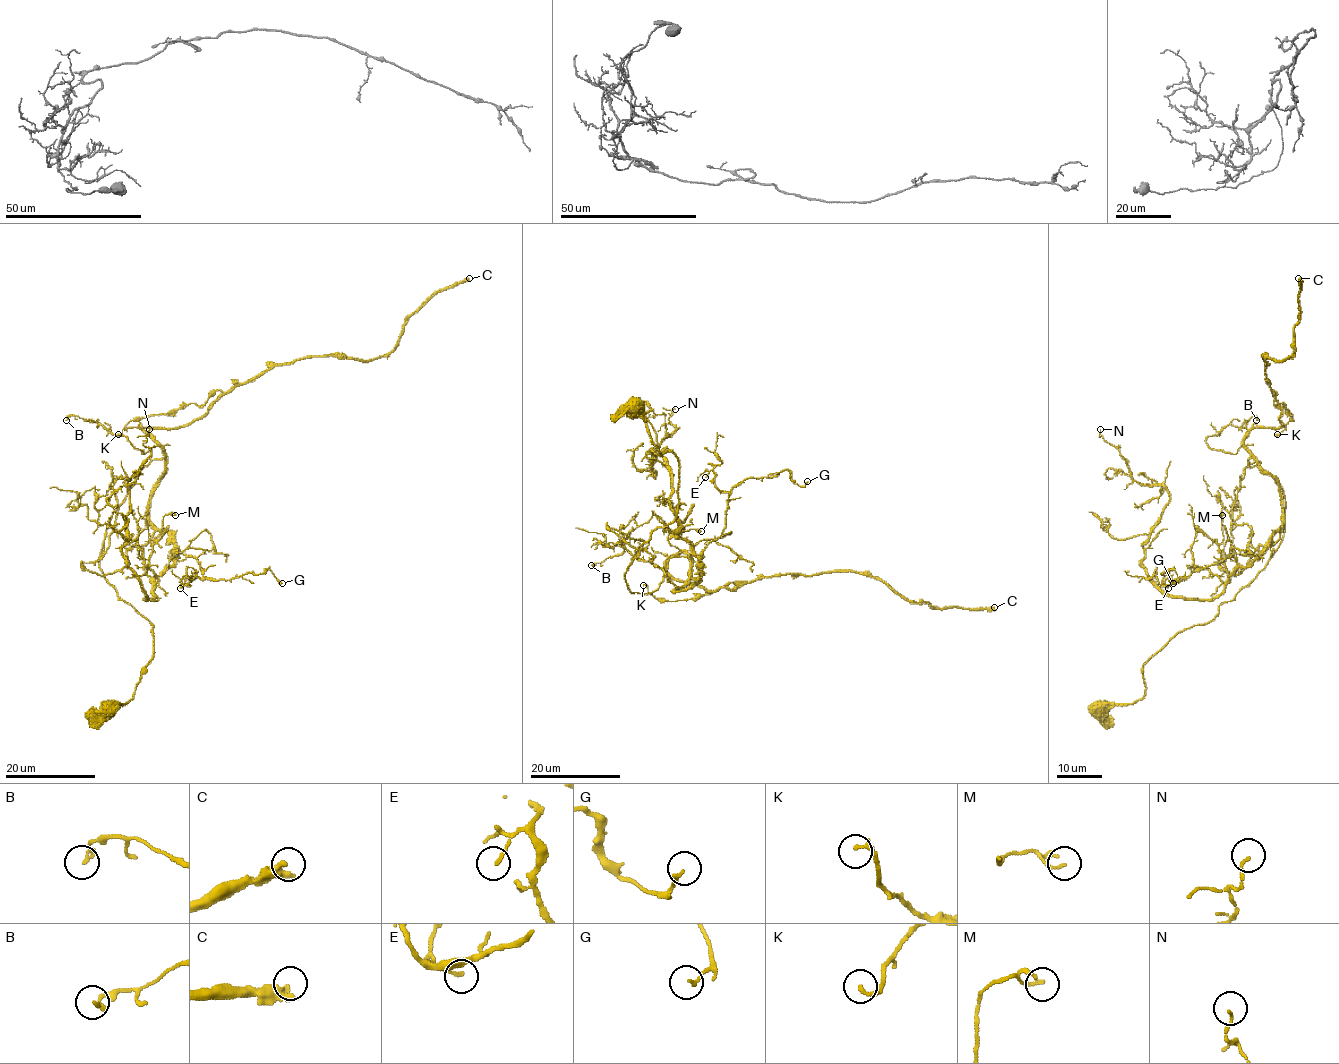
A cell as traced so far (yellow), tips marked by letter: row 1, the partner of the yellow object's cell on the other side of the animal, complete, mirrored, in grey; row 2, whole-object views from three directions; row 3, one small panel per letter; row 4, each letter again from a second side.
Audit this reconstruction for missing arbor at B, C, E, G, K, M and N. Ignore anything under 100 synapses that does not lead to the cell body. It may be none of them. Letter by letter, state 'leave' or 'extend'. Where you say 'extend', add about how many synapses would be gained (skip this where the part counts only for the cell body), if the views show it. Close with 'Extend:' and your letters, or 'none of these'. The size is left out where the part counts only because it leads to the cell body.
B: leave
C: extend; 110 synapses
E: leave
G: leave
K: leave
M: leave
N: leave
Extend: C

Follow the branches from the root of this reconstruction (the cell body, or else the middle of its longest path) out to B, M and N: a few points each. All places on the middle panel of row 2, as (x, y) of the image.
B: (635, 409), (679, 463), (678, 511), (625, 582), (651, 593), (670, 558), (690, 558), (653, 514), (591, 565)
M: (635, 409), (679, 483), (628, 589), (653, 592), (678, 556), (688, 589), (699, 556), (673, 535), (701, 531)
N: (635, 409), (679, 463), (637, 593), (673, 557), (675, 592), (699, 576), (648, 453), (656, 478), (675, 409)

